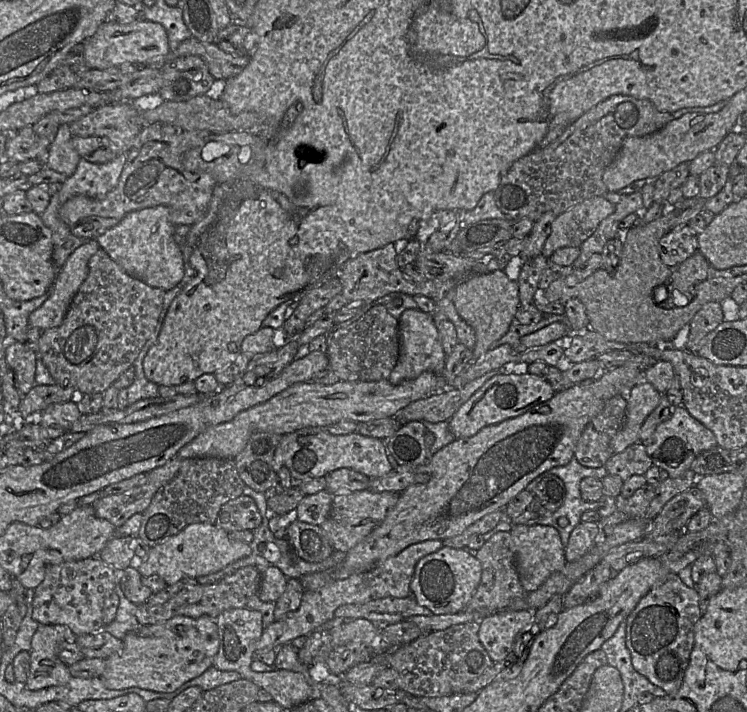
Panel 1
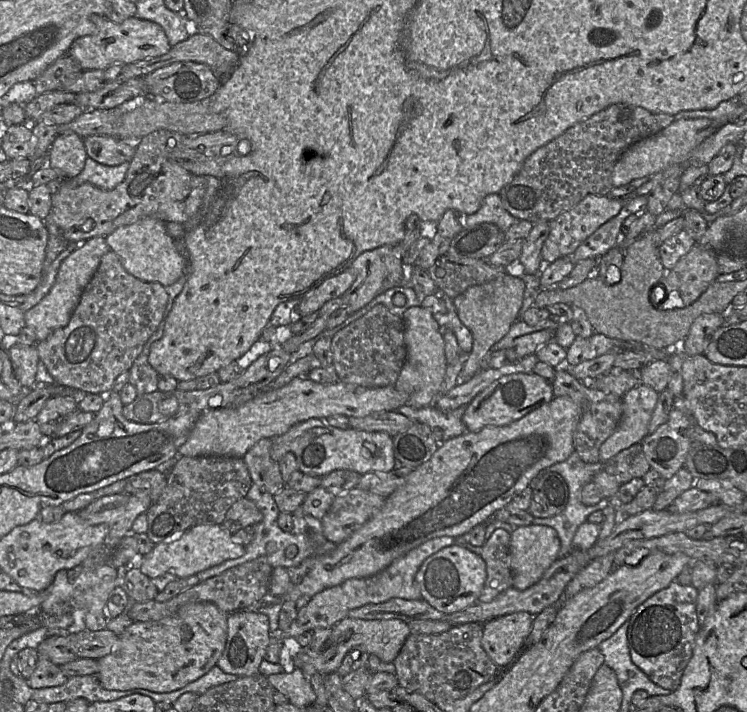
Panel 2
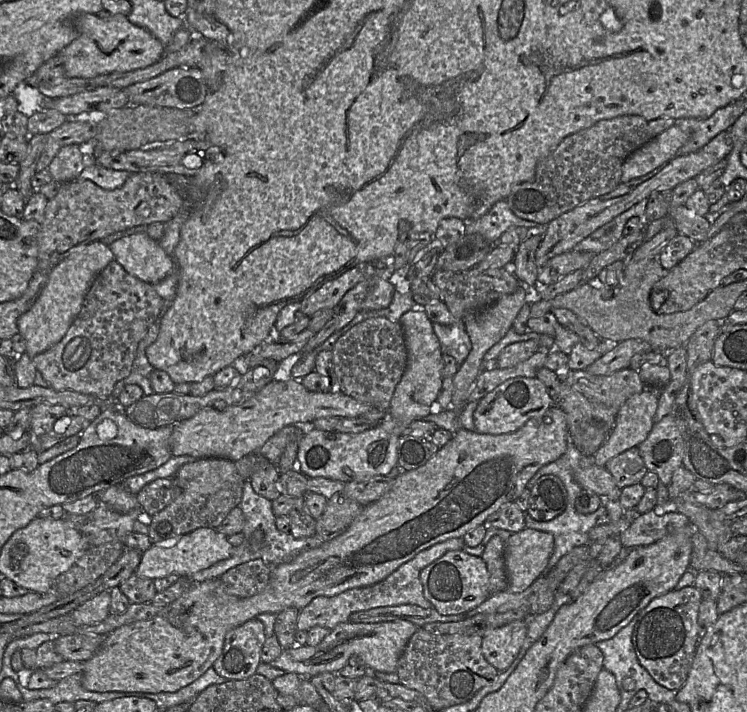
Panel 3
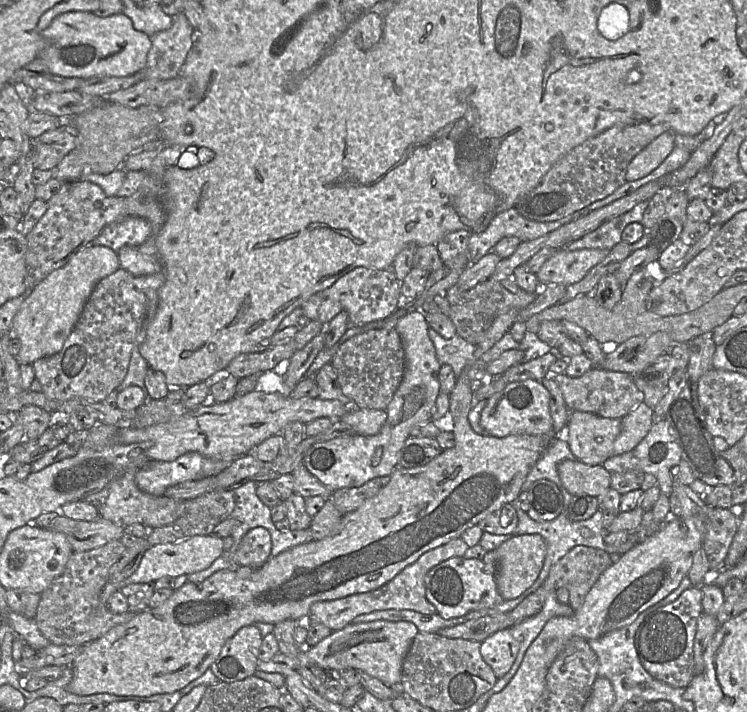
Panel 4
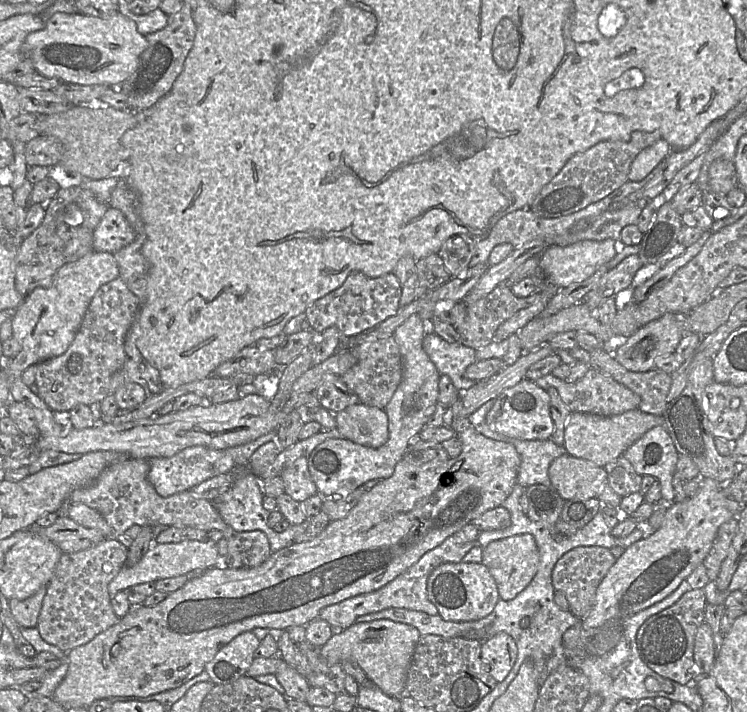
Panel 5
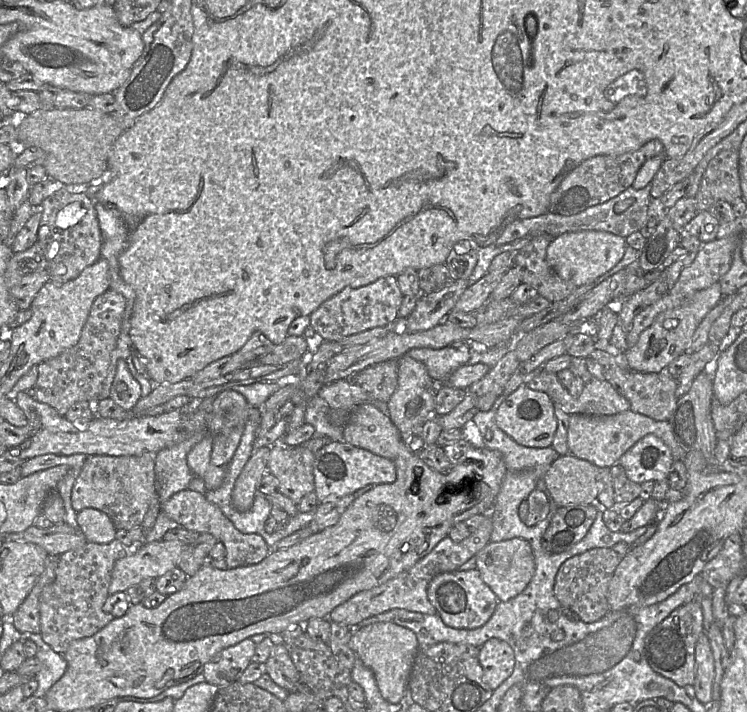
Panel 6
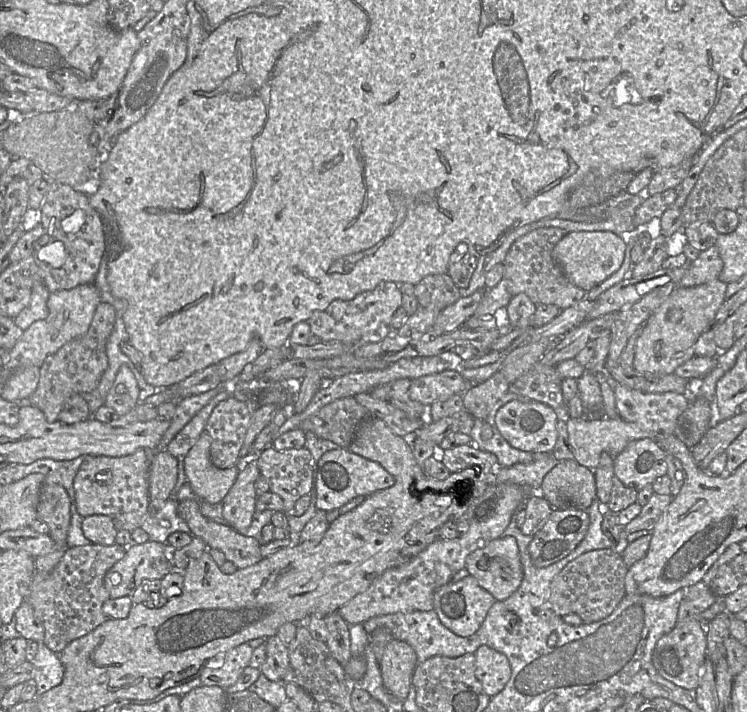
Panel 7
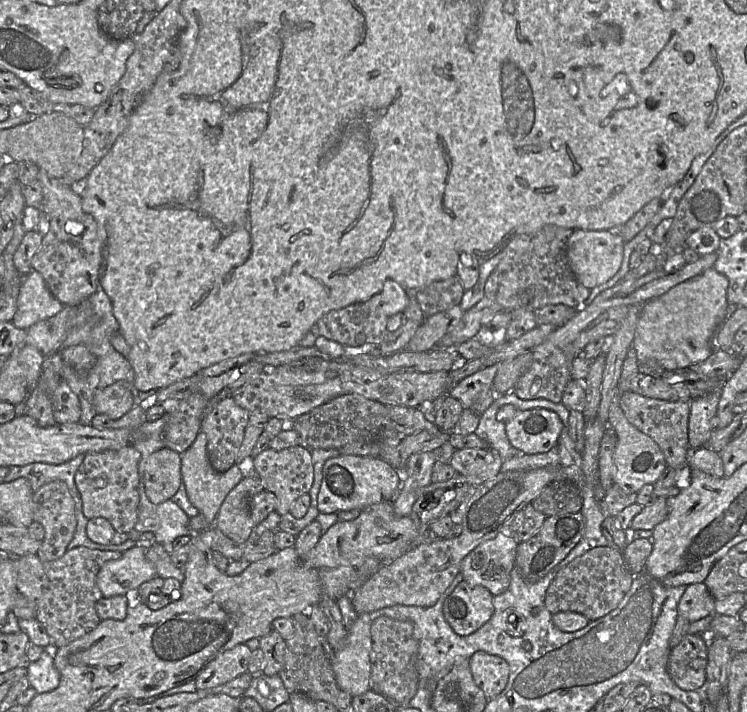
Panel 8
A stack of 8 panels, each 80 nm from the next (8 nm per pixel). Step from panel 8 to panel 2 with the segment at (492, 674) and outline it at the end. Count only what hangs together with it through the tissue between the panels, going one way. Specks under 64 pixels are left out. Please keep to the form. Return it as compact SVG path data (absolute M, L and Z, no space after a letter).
M516 612L483 624L482 648L499 668L508 666L525 648L533 617L528 612Z

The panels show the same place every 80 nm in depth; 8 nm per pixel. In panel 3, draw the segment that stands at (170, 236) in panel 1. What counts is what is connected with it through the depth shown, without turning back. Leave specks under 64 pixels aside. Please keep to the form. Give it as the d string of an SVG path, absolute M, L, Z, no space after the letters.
M144 232L120 238L109 248L128 274L152 286L169 276L176 267L174 259Z

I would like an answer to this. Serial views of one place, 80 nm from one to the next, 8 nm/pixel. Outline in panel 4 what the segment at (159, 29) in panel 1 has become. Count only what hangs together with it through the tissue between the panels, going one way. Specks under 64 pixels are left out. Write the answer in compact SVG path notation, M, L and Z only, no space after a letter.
M69 11L66 13L62 13L56 16L52 20L50 25L42 31L42 36L47 41L47 45L44 51L38 57L42 57L46 61L50 73L64 77L74 77L82 79L88 79L95 76L123 77L142 71L146 66L148 52L150 51L152 46L151 37L142 31L136 30L133 26L132 20L128 16L126 16L123 12L108 17L100 17L96 15L94 12L86 12L86 11Z

